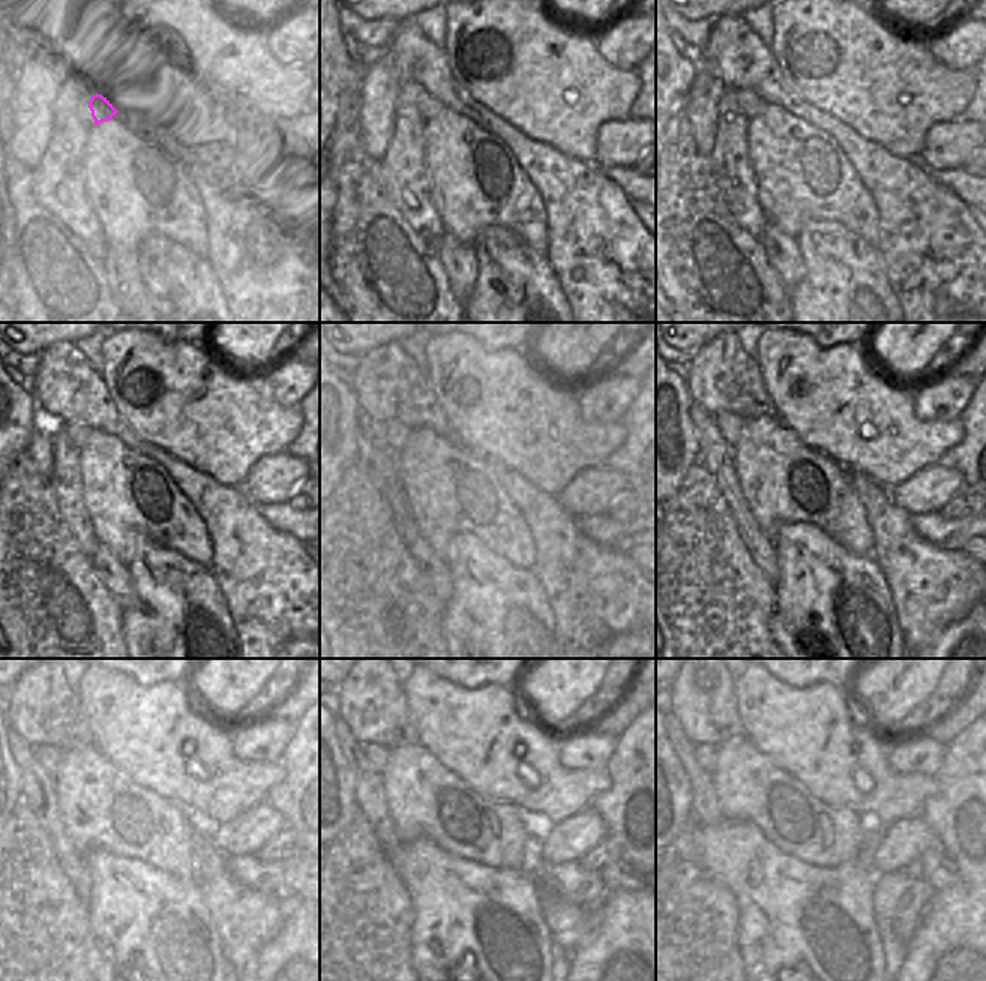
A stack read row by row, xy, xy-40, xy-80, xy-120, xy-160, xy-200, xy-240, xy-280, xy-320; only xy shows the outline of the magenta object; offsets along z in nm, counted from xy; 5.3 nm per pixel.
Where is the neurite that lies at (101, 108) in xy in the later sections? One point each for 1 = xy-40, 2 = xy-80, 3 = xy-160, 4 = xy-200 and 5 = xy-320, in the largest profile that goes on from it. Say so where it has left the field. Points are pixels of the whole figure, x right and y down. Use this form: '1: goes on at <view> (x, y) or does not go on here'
1: goes on at xy-40 (428, 107)
2: goes on at xy-80 (751, 102)
3: goes on at xy-160 (395, 432)
4: goes on at xy-200 (728, 423)
5: goes on at xy-320 (706, 755)

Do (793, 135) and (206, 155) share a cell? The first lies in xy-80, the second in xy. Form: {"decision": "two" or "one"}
{"decision": "two"}

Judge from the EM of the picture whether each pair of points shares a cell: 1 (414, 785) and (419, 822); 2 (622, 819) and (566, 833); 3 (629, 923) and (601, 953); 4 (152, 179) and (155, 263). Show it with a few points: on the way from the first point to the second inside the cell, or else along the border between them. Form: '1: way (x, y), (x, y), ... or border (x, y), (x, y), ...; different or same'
1: way (419, 794), (419, 813); same
2: border (589, 806), (598, 813), (608, 834); different
3: way (623, 930), (608, 945); same
4: border (186, 248), (161, 236), (147, 236), (135, 252); different

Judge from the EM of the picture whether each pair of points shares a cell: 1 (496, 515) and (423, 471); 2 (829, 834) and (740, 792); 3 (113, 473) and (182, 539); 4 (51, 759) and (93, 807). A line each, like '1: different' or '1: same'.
1: same
2: same
3: same
4: different

